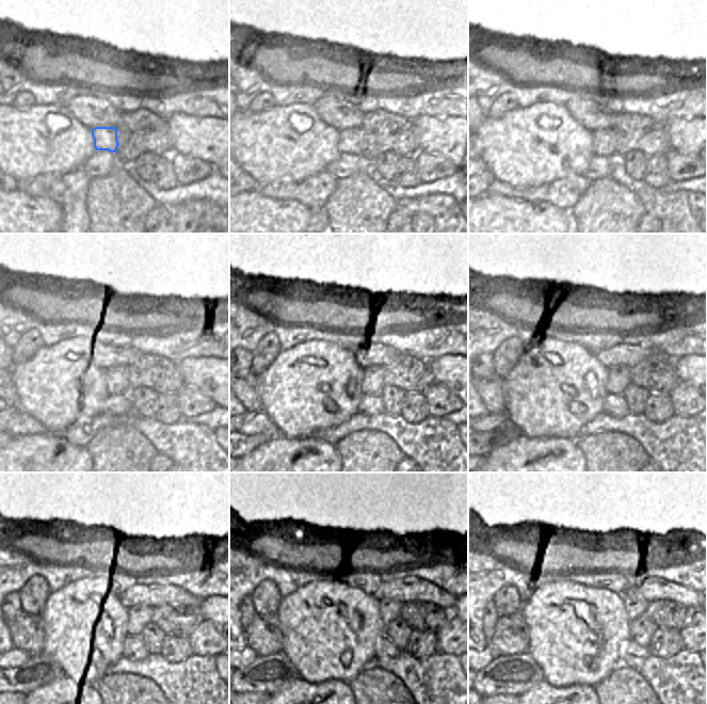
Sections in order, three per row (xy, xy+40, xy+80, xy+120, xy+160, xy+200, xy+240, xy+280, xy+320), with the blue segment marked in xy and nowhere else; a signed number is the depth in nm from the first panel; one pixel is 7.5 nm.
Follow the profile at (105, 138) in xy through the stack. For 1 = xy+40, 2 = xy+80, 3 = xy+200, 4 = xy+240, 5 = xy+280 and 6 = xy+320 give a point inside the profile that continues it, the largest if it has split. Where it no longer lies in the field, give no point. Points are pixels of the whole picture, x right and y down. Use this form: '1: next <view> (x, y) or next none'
1: next xy+40 (352, 141)
2: next xy+80 (604, 140)
3: next xy+200 (617, 376)
4: next xy+240 (139, 616)
5: next xy+280 (389, 610)
6: next xy+320 (636, 605)

